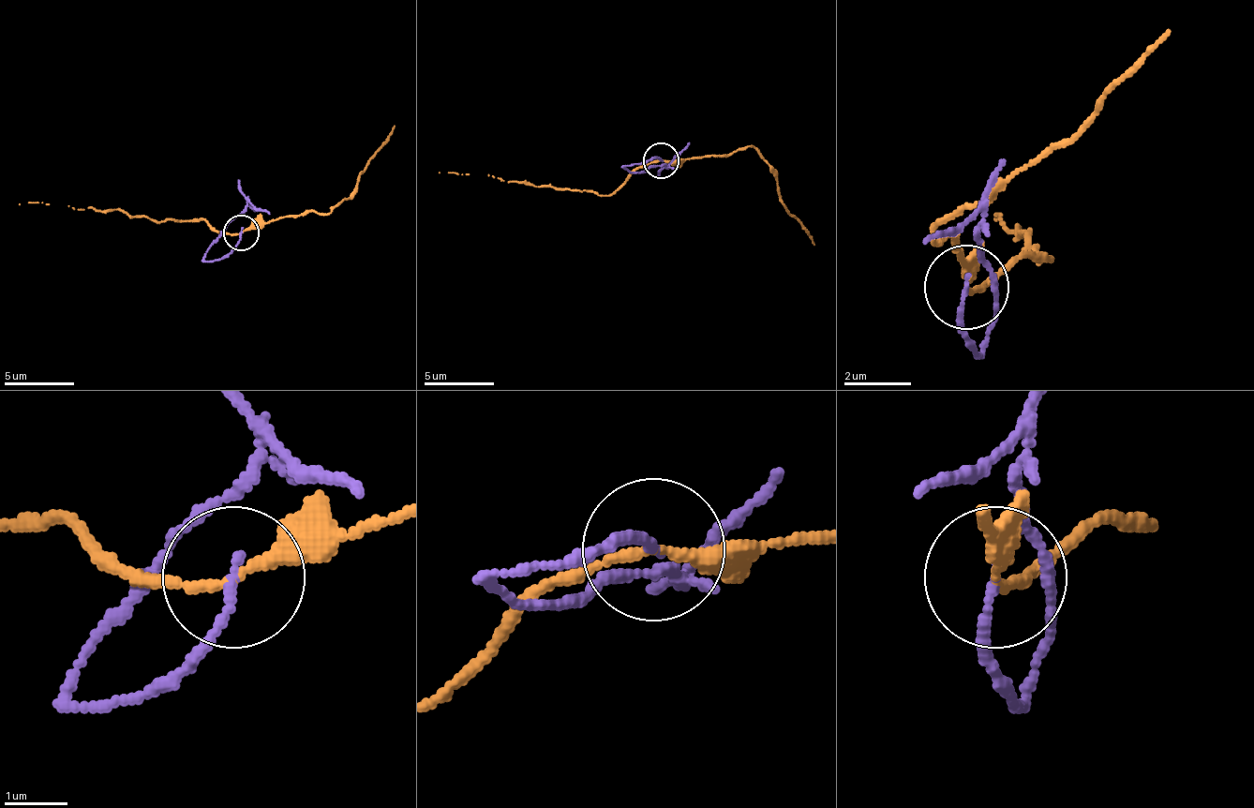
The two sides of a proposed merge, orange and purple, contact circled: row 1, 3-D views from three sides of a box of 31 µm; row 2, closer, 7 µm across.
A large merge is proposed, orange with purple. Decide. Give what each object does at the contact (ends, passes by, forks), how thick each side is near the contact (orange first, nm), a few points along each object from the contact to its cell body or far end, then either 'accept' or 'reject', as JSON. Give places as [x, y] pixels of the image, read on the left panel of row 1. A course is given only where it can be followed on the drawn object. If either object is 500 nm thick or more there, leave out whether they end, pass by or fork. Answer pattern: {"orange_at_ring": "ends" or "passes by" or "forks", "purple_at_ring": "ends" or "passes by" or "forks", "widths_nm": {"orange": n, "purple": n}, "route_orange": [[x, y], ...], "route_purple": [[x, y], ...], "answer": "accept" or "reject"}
{"orange_at_ring": "passes by", "purple_at_ring": "ends", "widths_nm": {"orange": 170, "purple": 140}, "route_orange": [[242, 233], [224, 233], [189, 219], [147, 219], [69, 205], [20, 205]], "route_purple": [[242, 233], [228, 254], [207, 258], [210, 244], [246, 208], [256, 205], [270, 216]], "answer": "reject"}

